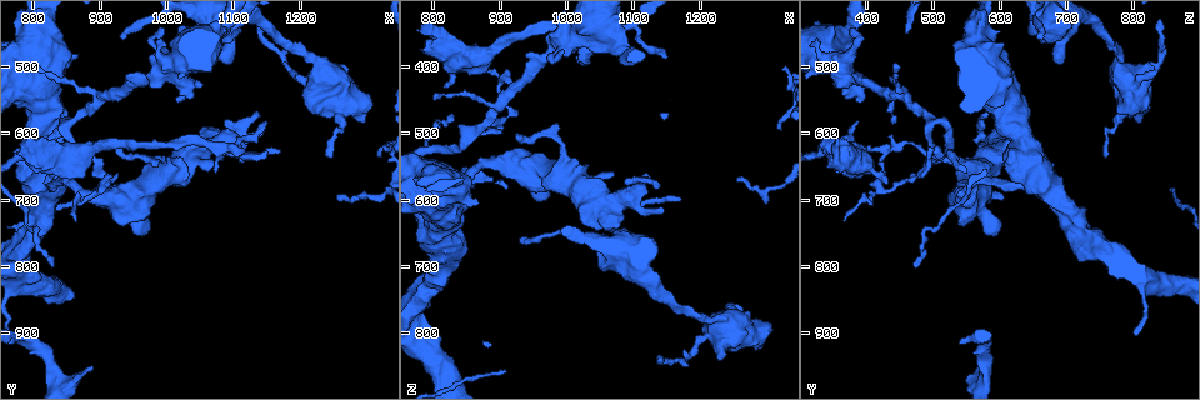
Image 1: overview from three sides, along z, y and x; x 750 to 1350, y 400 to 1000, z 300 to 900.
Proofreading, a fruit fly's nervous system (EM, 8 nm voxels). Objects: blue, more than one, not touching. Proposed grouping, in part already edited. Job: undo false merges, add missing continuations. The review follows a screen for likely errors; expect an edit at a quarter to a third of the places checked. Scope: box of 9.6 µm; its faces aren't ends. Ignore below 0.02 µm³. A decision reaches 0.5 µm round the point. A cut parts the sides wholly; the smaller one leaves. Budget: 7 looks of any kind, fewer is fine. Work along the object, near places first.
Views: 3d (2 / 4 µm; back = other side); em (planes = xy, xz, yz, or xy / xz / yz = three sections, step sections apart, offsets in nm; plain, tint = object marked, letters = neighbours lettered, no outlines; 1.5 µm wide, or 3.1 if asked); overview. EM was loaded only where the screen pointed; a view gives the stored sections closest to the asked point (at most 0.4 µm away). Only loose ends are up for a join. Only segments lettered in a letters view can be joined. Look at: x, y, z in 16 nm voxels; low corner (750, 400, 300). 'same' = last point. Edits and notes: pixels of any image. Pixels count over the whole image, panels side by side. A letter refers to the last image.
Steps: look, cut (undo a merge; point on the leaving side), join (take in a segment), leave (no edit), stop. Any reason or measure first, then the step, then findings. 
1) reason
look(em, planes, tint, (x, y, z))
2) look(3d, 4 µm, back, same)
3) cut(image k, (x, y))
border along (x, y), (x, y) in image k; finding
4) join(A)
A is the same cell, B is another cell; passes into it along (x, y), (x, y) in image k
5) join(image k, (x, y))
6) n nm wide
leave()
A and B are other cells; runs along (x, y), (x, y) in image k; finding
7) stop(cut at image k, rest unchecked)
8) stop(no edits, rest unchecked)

four-way junction
look(em, planes, tint, (830, 675, 640))

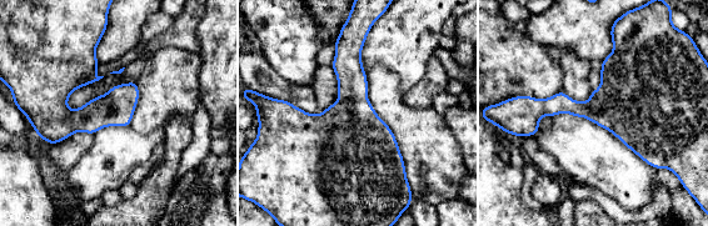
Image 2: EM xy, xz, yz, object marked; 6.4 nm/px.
look(em, planes, letters, same)

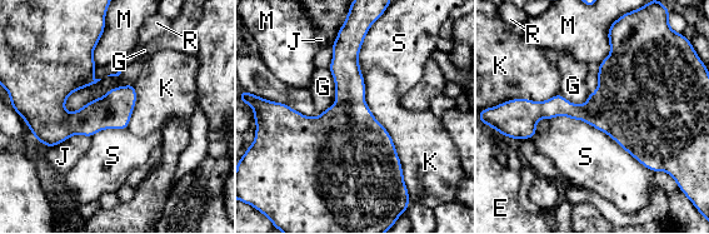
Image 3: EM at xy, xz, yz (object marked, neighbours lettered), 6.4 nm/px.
leave()
E, G, J, K, M, R and S are other cells; border along (328, 68), (335, 101), (323, 111) in image 3; one neuron here

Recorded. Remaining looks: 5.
free end
look(em, planes, letters, (1150, 600, 610))

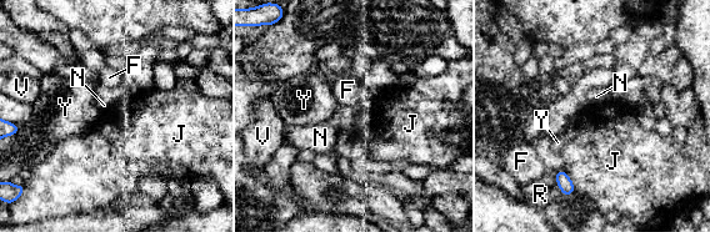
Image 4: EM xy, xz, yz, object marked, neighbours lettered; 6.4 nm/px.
J touches over 160 nm
leave()
F, J, N, R, V and Y are other cells; no lettered segment goes on from it

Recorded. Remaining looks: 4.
an open end
look(3d, 2 µm, (890, 950, 575))

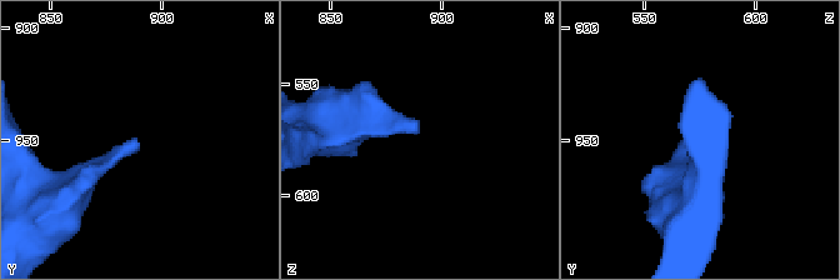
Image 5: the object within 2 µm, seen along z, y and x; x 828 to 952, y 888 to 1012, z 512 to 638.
now the EM
look(em, xy, step 4, letters, (890, 951, 572))

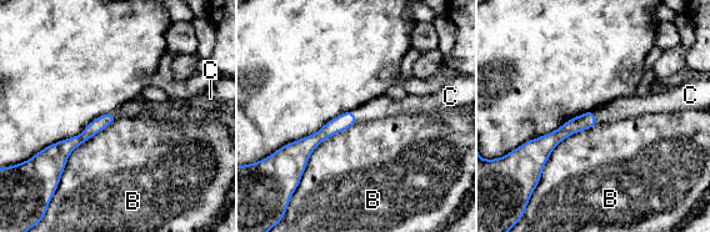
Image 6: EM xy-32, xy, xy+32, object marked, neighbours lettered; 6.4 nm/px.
look(em, planes, letters, same)

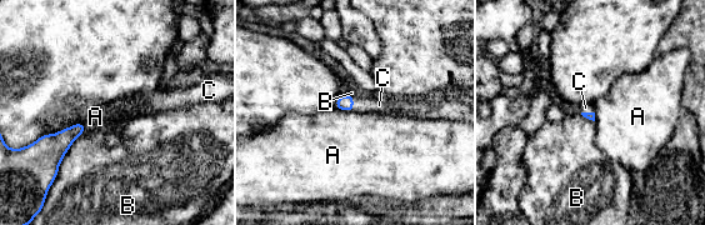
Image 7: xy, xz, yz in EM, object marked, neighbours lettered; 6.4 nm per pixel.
join(C)
C is the same cell, A and B are other cells; passes into it along (345, 103), (353, 104), (361, 104) in image 7; it goes on there

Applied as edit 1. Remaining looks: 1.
stop(join at image 7, rest unchecked)

